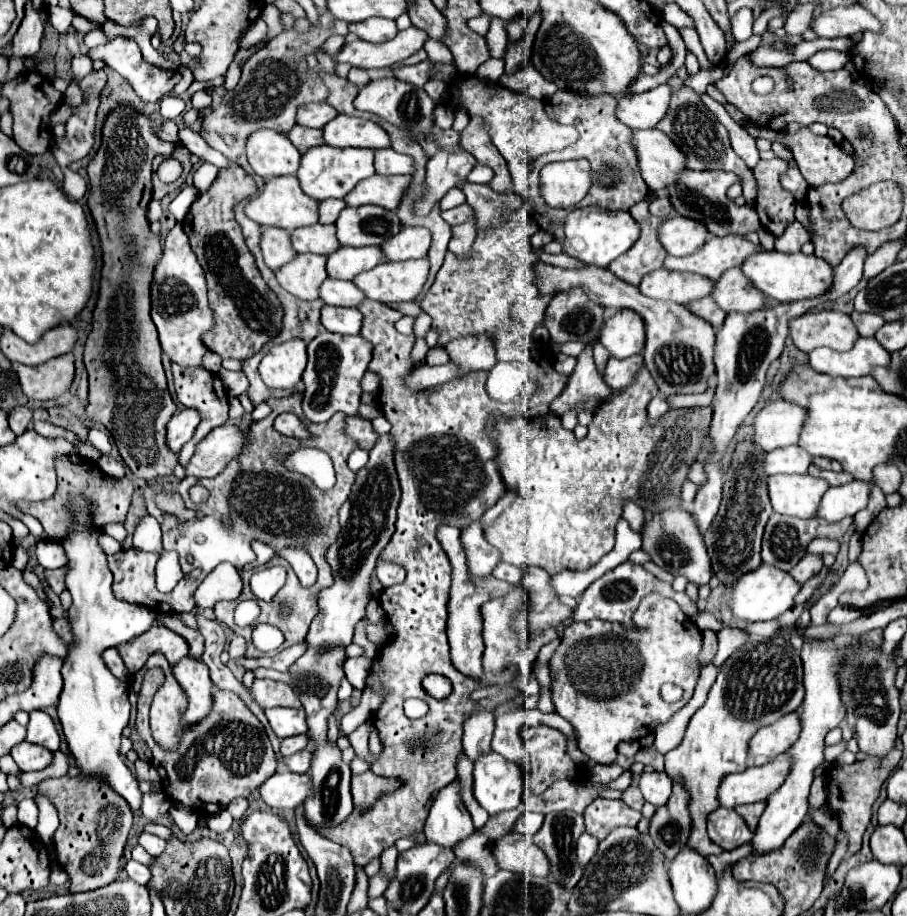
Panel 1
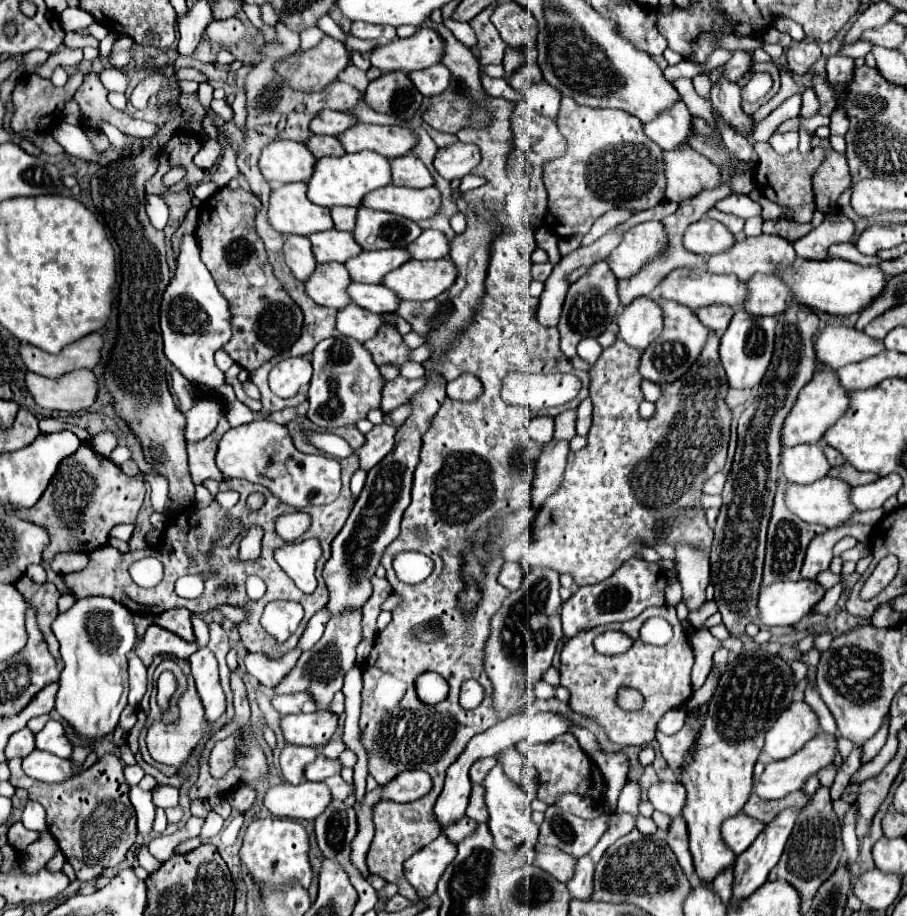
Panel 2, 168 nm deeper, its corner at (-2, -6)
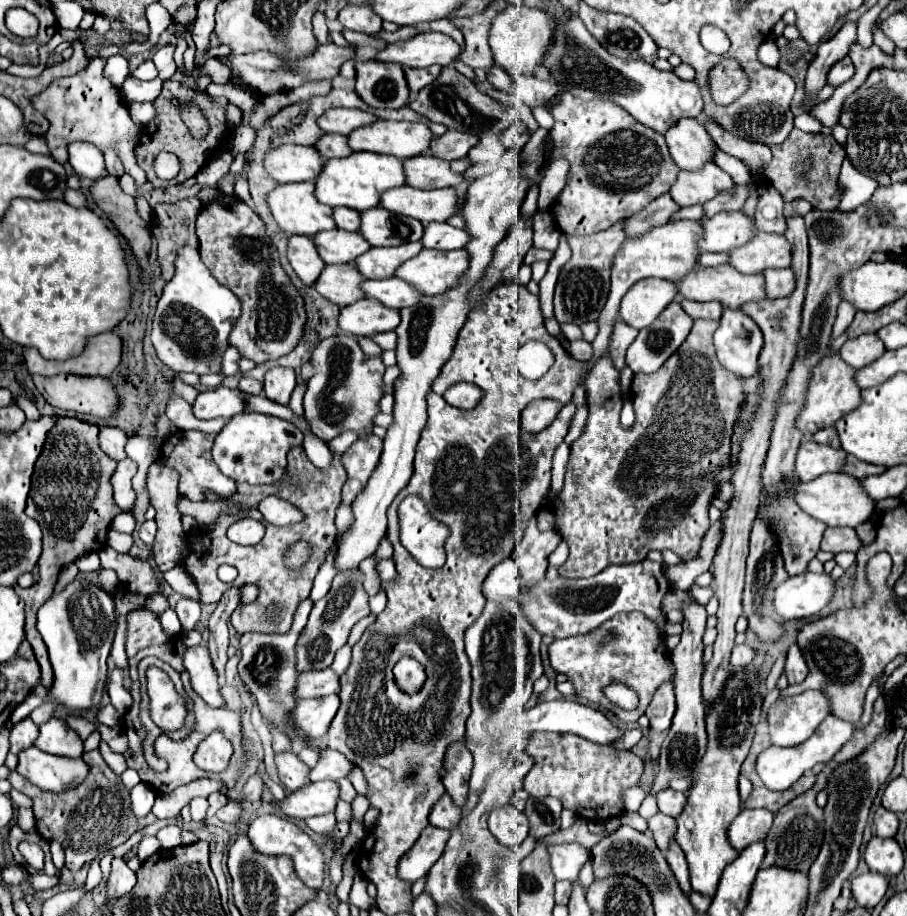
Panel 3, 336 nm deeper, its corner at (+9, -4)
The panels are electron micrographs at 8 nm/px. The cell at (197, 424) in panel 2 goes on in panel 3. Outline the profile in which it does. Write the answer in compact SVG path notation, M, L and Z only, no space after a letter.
M218 386L214 390L204 390L198 394L192 412L200 420L210 418L232 418L246 410L246 394L238 388Z

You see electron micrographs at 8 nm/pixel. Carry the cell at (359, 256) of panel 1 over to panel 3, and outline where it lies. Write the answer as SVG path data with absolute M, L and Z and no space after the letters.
M408 242L396 248L370 248L366 254L358 256L354 264L366 278L382 280L394 276L396 268L414 258L422 248L424 246L420 246L420 242Z

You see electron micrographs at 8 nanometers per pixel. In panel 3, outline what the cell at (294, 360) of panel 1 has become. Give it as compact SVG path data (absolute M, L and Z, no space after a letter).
M272 368L264 376L264 396L272 402L288 406L290 394L296 388L296 374L292 368Z

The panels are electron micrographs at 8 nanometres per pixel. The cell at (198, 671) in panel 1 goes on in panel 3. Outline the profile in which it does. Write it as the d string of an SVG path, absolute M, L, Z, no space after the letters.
M202 644L188 648L184 654L184 666L190 672L194 692L200 694L208 706L224 706L218 674L212 666L208 648Z

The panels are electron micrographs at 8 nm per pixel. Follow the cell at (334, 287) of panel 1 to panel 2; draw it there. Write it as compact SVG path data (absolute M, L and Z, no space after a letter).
M349 284L347 286L347 294L351 298L353 304L375 312L375 314L387 314L387 312L395 312L399 298L385 286L381 284Z

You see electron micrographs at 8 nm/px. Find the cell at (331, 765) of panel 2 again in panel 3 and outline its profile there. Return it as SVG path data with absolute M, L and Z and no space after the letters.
M326 748L324 756L318 760L318 764L310 770L310 780L318 782L318 780L338 780L344 778L352 772L354 764L348 762L348 758L336 750Z

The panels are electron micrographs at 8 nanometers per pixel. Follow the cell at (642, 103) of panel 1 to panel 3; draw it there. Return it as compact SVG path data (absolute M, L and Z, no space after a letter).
M682 118L664 138L674 162L682 170L700 170L700 166L714 162L718 146L696 118Z

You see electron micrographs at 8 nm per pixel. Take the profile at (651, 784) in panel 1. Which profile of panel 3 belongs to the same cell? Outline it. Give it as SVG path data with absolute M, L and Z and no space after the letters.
M666 788L666 790L658 792L656 800L658 800L660 812L664 812L664 814L668 814L672 818L676 818L686 806L686 794L684 792L676 792L672 788Z

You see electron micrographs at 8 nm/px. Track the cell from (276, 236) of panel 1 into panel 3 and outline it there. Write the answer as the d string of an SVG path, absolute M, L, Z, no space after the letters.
M292 236L288 244L288 260L304 284L314 286L316 278L324 270L326 262L320 258L314 238L310 236Z

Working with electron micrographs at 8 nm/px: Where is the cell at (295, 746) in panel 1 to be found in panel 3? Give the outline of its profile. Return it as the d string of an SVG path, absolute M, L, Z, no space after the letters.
M294 752L276 754L276 764L278 764L278 772L280 772L280 782L288 790L294 792L294 790L300 790L306 784L310 784L310 778L308 778L310 768L304 762L300 762Z

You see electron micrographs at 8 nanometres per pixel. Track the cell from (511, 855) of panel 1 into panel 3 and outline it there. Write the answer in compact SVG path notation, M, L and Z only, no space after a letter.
M558 844L548 846L550 852L550 866L556 880L578 880L582 866L590 860L590 854L580 844Z

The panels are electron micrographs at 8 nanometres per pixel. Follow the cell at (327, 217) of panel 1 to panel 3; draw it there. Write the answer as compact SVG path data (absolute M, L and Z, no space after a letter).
M334 208L334 220L338 228L356 232L360 230L360 212L358 210L348 210L348 208Z

